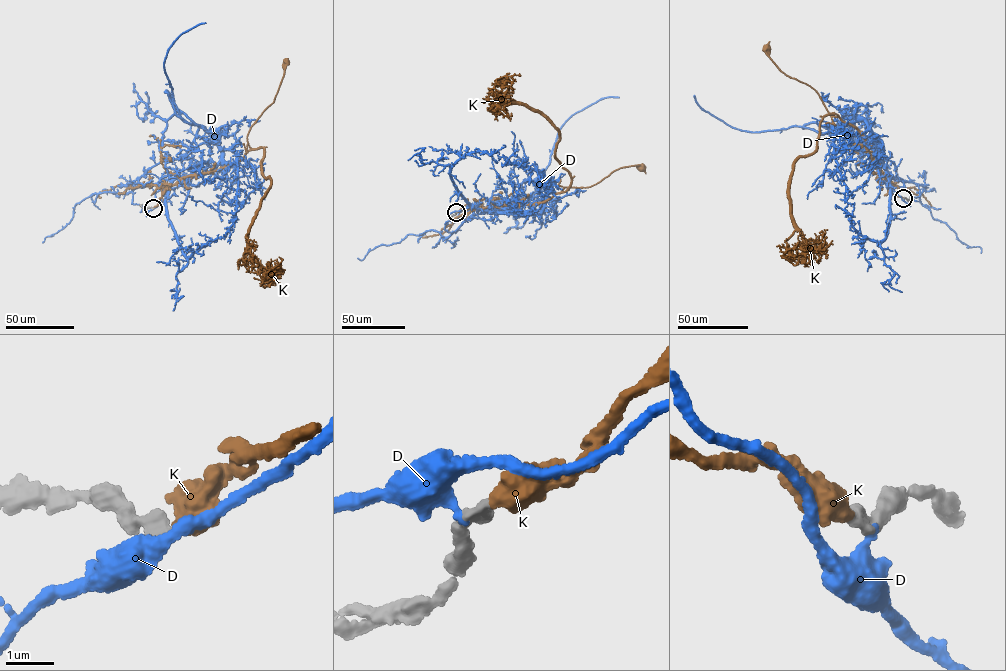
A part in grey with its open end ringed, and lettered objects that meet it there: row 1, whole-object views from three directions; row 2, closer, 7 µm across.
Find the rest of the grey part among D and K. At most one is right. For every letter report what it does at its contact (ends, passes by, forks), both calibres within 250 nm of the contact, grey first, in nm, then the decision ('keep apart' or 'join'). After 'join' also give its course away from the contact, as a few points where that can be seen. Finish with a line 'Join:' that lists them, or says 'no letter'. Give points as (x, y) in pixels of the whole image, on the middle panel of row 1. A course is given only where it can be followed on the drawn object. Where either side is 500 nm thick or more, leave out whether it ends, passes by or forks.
D: it ends | 320/280 nm | keep apart
K: 240/600 nm | join | via (456, 212), (466, 205), (476, 209), (541, 202), (565, 187), (596, 184), (620, 168), (642, 168)
Join: K

